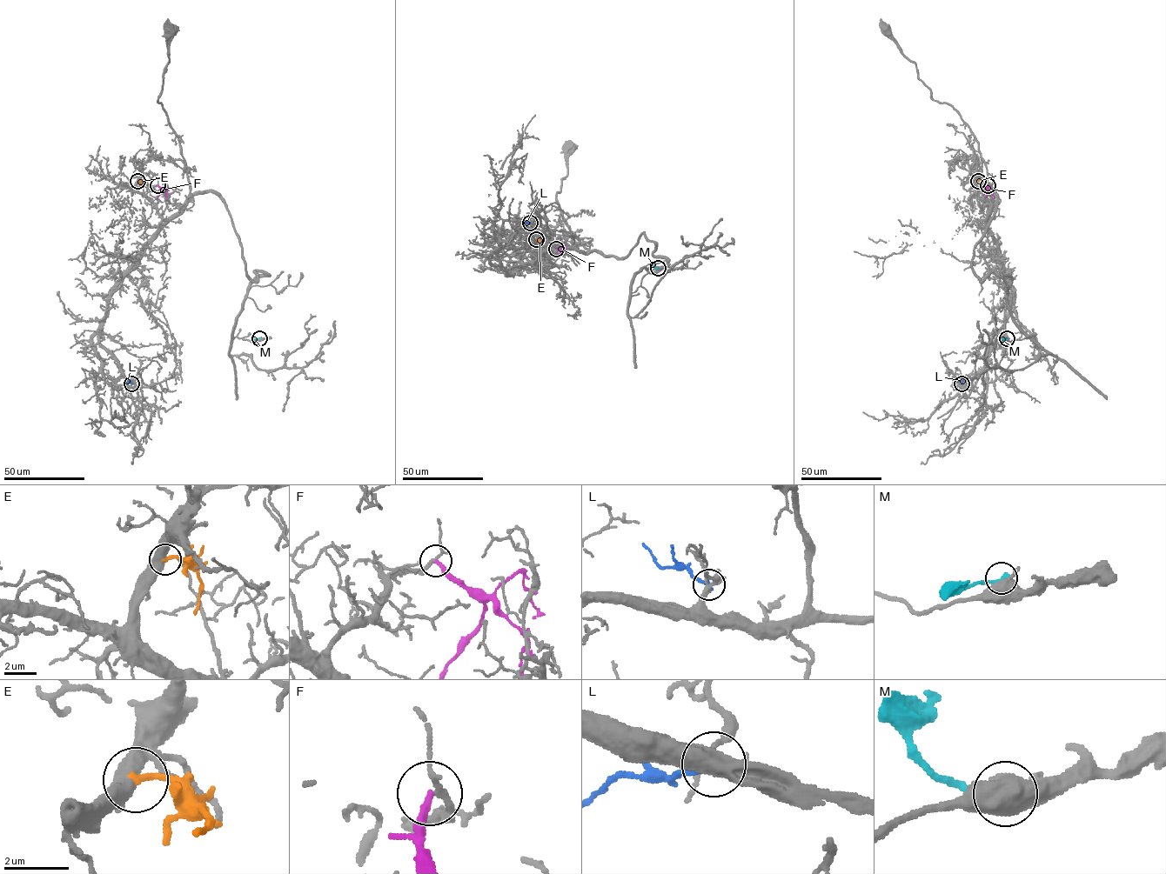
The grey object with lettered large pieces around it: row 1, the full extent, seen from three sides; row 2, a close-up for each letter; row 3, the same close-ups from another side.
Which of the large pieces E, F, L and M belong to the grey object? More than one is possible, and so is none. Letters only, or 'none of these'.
none of these

